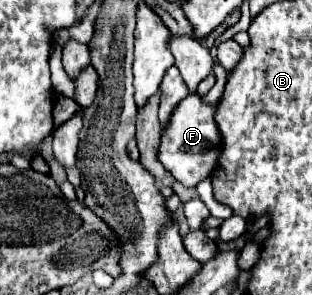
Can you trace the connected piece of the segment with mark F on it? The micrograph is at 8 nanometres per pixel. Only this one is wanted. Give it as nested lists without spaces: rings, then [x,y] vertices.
[[[188,95],[182,99],[182,103],[178,103],[174,115],[170,115],[170,123],[162,129],[158,159],[164,169],[184,187],[194,187],[198,181],[210,177],[216,167],[220,155],[220,133],[214,123],[214,111],[216,107],[204,105],[198,95]]]

